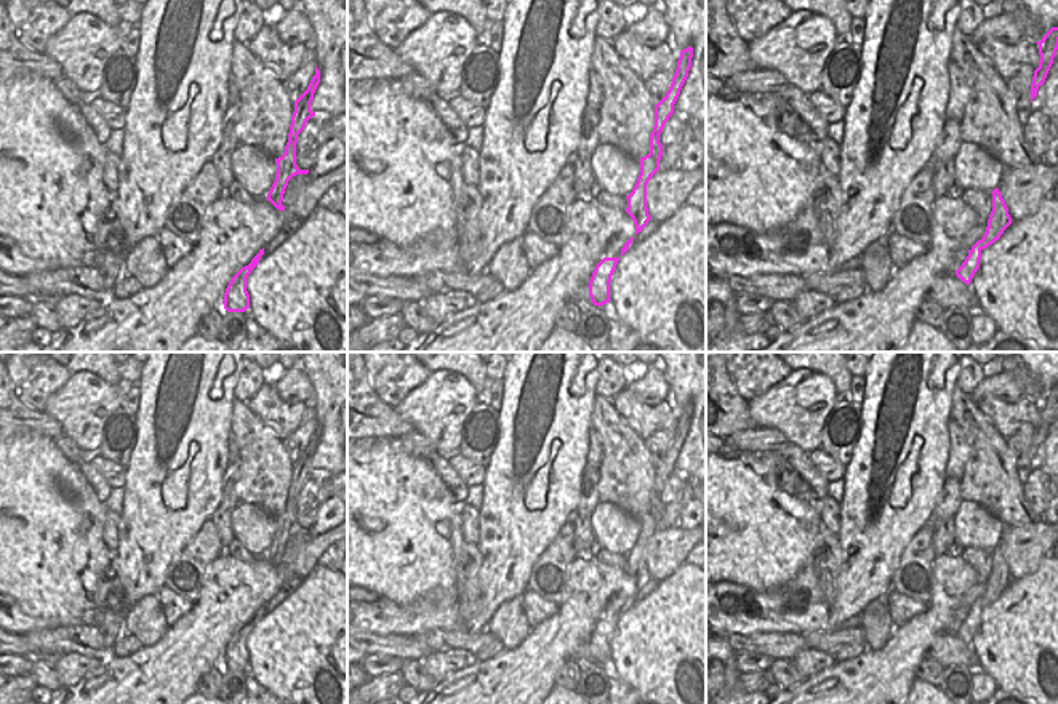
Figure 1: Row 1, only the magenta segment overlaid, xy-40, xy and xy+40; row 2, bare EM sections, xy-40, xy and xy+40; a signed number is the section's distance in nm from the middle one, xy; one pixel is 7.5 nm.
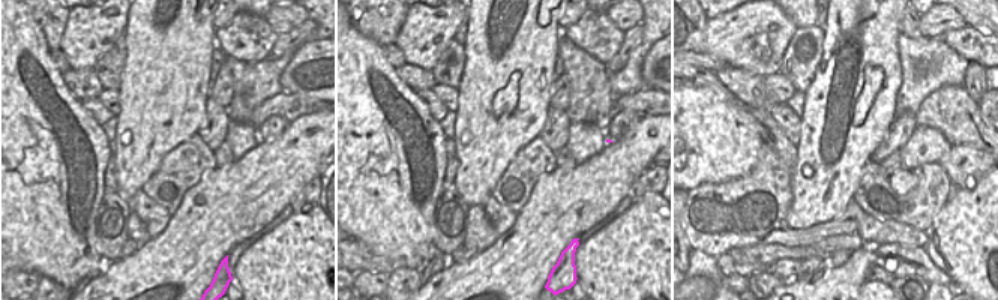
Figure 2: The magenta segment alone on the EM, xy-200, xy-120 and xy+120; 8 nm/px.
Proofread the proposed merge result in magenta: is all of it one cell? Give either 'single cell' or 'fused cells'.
single cell

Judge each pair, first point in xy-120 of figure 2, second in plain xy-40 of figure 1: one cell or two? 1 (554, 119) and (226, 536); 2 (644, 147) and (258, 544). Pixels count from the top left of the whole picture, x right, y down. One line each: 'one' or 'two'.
1: one
2: two

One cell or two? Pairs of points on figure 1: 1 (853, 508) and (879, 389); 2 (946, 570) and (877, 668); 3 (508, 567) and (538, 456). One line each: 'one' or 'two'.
1: one
2: one
3: one

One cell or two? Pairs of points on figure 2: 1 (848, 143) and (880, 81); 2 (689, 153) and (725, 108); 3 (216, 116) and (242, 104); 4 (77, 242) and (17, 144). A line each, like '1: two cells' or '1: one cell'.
1: one cell
2: one cell
3: two cells
4: one cell

